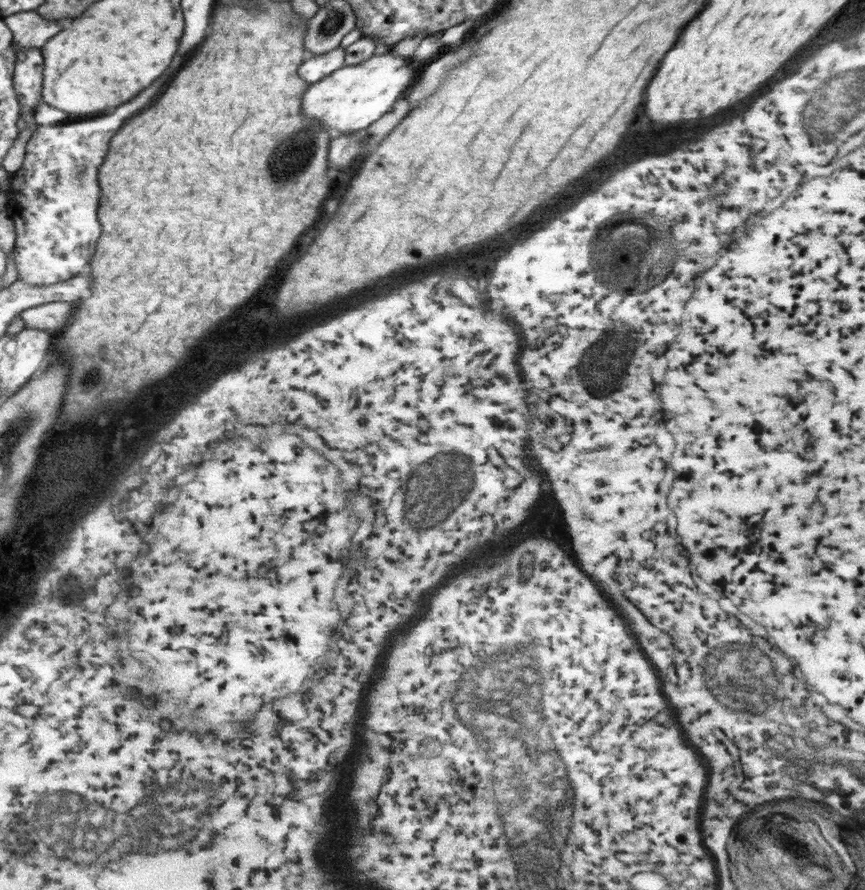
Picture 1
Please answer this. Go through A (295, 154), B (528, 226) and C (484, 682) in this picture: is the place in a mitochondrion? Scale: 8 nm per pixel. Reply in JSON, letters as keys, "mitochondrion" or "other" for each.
{"A":"mitochondrion","B":"other","C":"mitochondrion"}

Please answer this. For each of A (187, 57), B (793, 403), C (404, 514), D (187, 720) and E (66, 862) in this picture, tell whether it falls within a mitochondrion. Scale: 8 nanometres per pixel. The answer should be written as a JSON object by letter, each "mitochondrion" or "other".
{"A":"other","B":"other","C":"mitochondrion","D":"other","E":"mitochondrion"}

